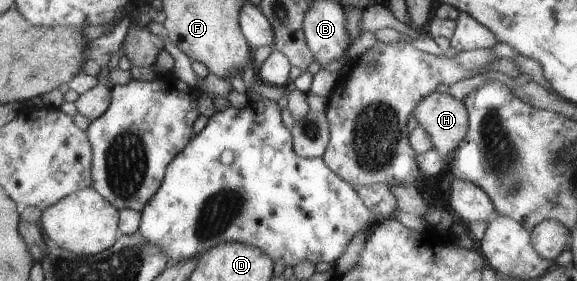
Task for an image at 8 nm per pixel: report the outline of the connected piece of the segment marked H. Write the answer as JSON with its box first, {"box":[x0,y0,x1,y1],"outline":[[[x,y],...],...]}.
{"box":[413,91,469,157],"outline":[[[434,91],[425,96],[413,115],[430,136],[433,148],[443,157],[457,149],[469,127],[464,103],[448,93]]]}

